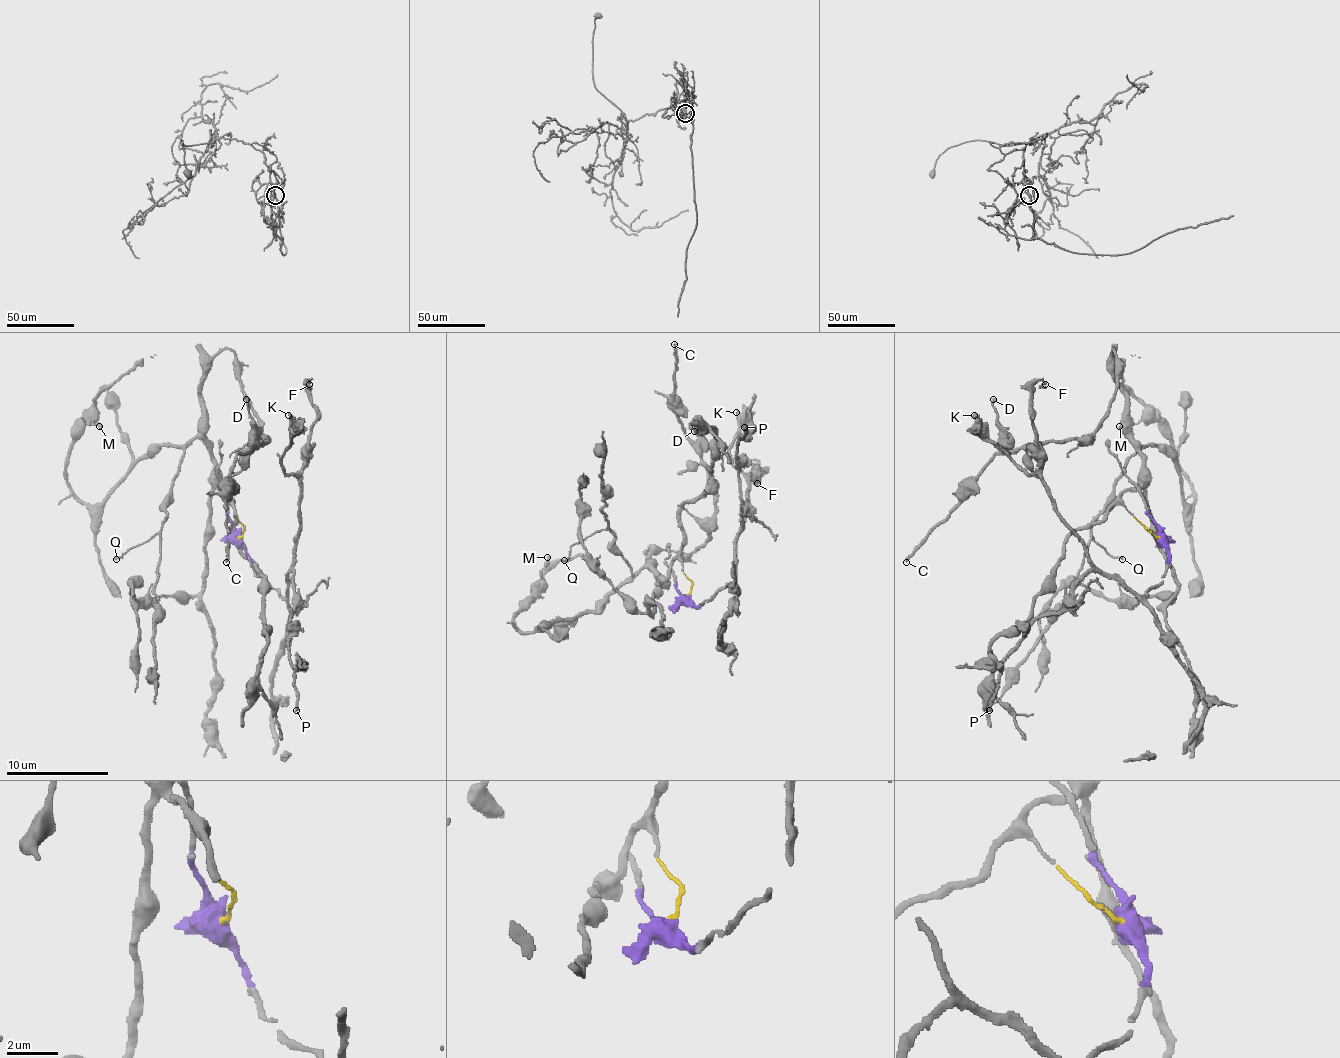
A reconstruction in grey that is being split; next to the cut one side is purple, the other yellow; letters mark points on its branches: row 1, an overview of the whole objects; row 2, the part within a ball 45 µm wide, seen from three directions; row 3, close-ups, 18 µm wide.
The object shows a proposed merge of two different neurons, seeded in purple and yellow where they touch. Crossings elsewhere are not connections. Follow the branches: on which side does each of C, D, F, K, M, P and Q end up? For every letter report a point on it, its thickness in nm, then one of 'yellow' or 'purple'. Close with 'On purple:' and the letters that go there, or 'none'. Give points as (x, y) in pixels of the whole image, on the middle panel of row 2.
C: at (674, 344); 200 nm thick; yellow
D: at (694, 431); 180 nm thick; yellow
F: at (757, 483); 220 nm thick; purple
K: at (736, 412); 360 nm thick; purple
M: at (547, 557); 240 nm thick; yellow
P: at (744, 427); 220 nm thick; purple
Q: at (564, 560); 130 nm thick; yellow
On purple: F, K, P

